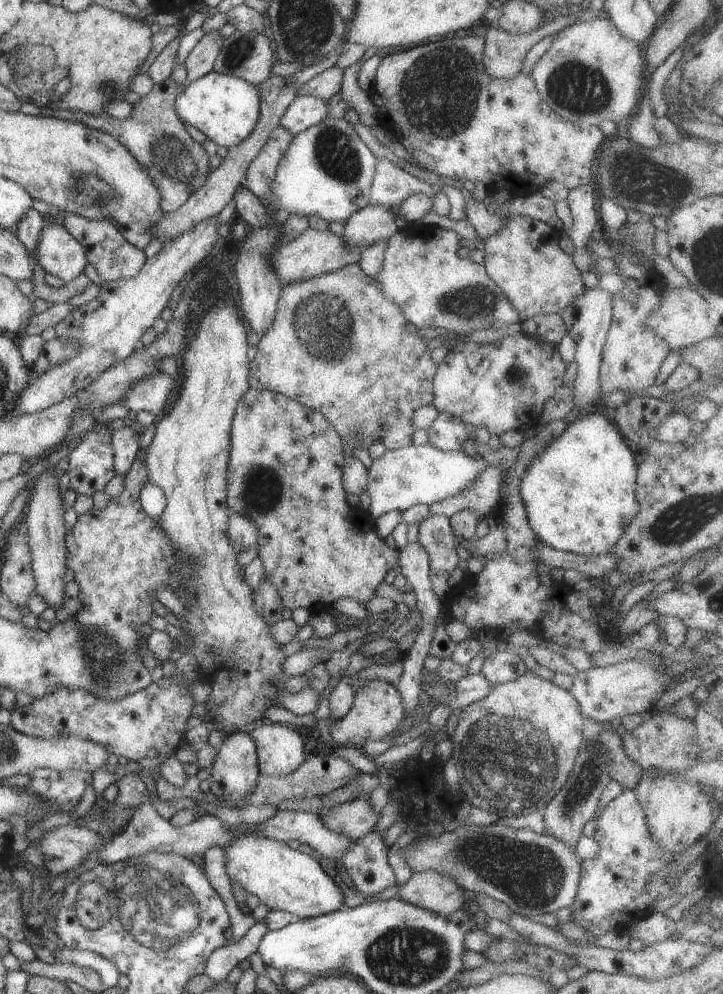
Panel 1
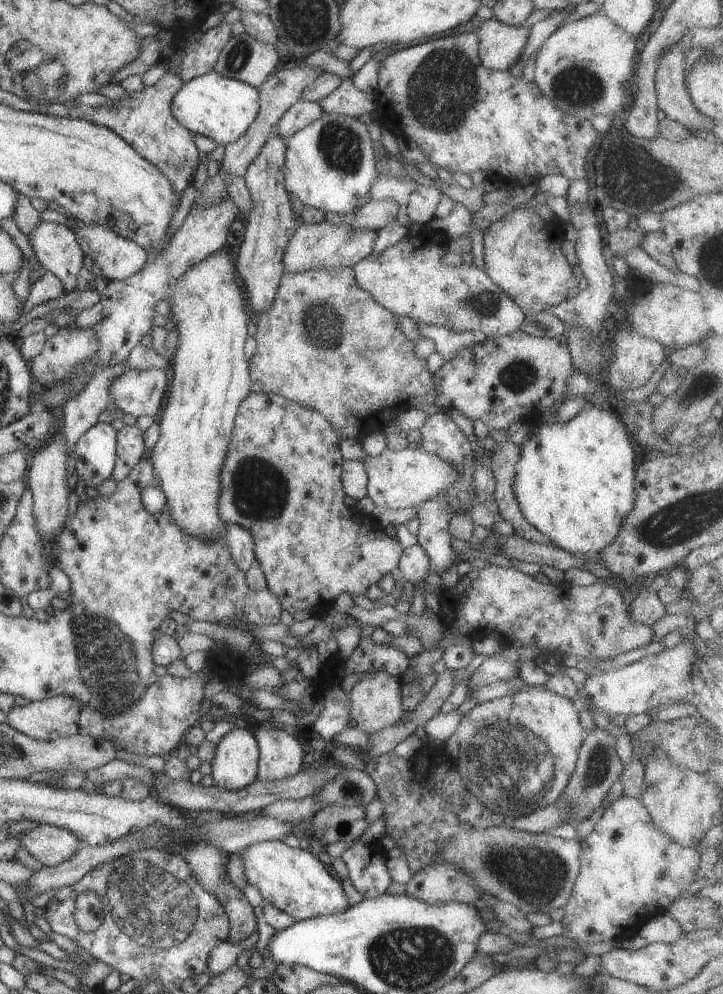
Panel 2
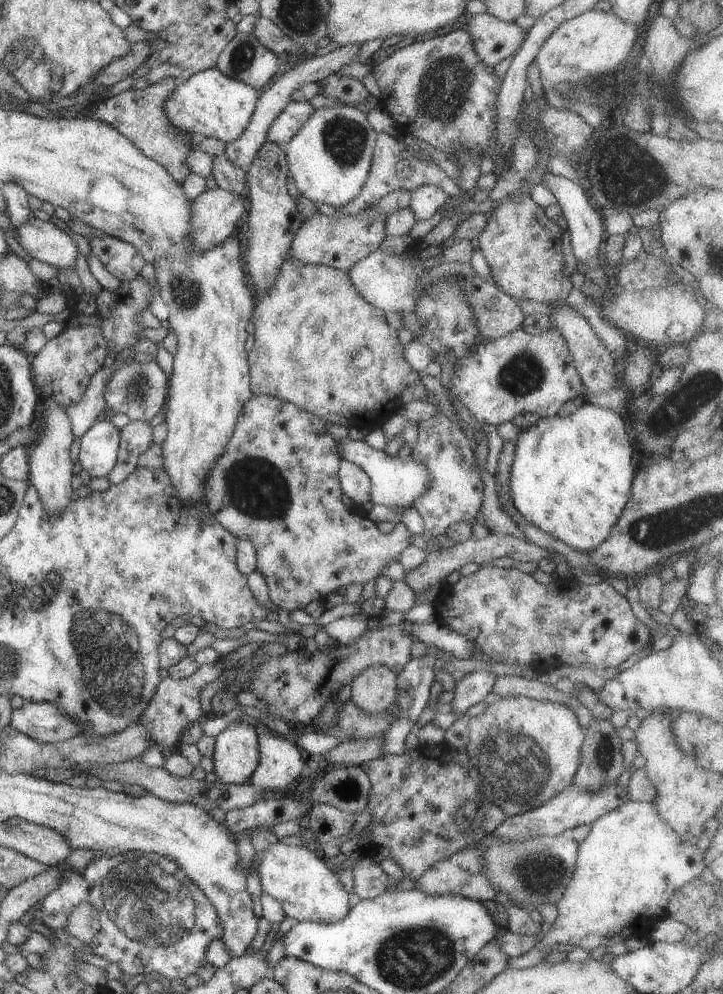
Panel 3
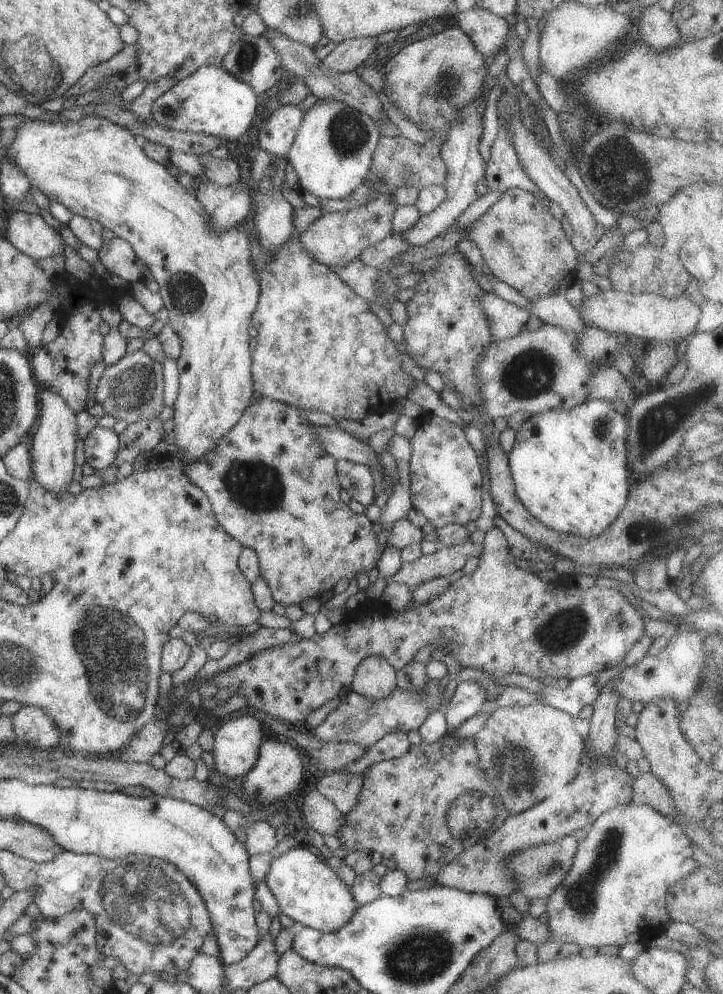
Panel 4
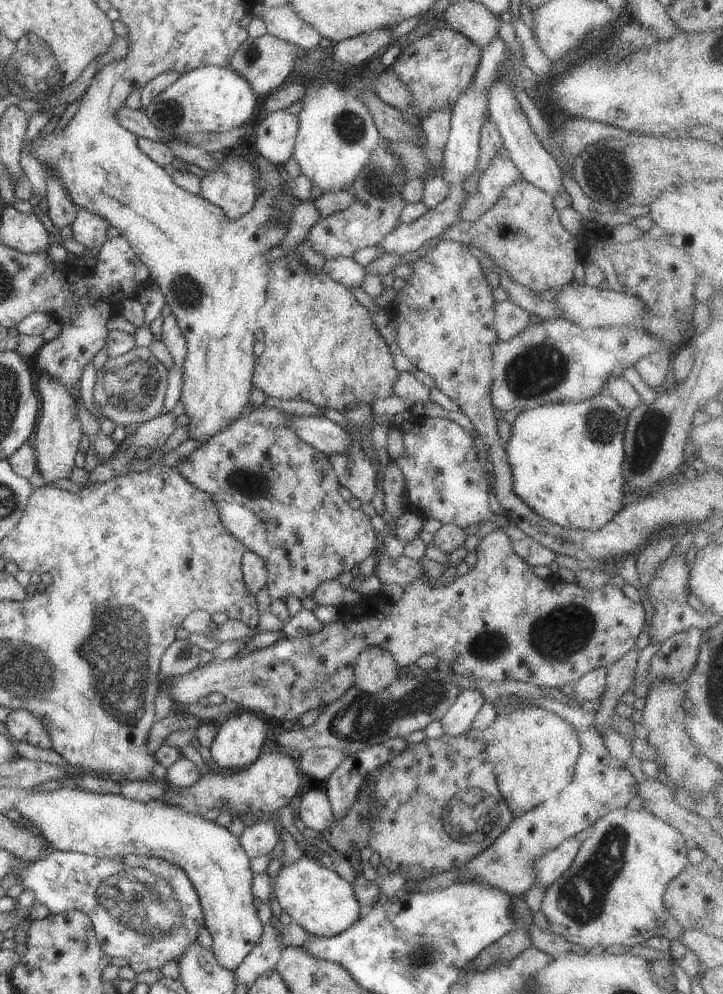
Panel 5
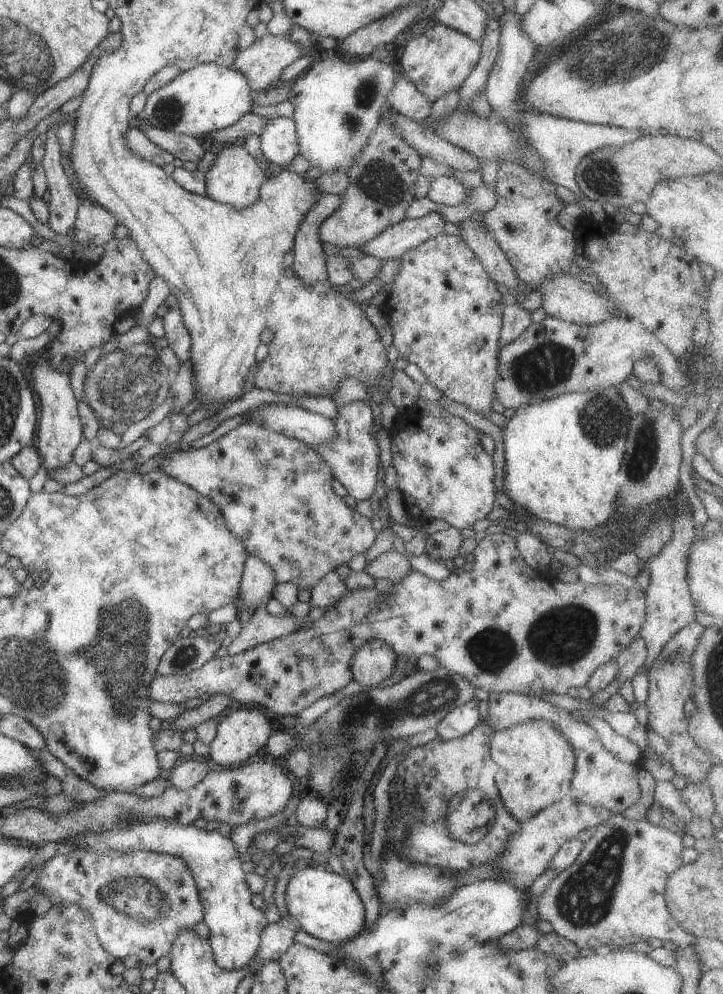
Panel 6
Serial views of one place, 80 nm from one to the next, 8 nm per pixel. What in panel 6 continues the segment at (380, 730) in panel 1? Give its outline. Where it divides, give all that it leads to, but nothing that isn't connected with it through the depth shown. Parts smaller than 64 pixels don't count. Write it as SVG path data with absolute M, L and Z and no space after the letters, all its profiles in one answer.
M382 639L367 640L351 660L352 678L362 686L376 688L395 670L395 650Z

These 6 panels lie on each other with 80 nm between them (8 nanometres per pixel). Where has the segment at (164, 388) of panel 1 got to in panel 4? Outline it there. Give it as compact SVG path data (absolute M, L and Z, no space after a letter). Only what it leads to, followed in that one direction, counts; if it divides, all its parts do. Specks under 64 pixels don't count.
M144 349L130 352L106 366L99 379L95 400L102 405L106 415L98 419L96 425L113 429L118 420L126 420L128 424L142 419L153 421L165 407L163 394L162 363L152 359Z

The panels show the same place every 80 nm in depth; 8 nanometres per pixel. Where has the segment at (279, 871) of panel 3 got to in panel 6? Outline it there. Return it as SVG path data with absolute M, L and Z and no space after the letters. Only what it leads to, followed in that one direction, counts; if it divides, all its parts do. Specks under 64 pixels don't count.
M313 863L294 873L288 882L286 908L298 926L316 938L341 945L357 937L365 926L364 904L348 876L342 876L329 867Z

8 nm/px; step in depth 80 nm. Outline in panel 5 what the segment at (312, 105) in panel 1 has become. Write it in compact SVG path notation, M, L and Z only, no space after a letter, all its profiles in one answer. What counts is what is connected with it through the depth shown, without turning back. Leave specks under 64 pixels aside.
M285 110L271 112L259 120L254 128L256 131L256 150L260 151L263 157L271 160L274 165L281 167L293 157L298 127L299 118L296 115L287 114Z

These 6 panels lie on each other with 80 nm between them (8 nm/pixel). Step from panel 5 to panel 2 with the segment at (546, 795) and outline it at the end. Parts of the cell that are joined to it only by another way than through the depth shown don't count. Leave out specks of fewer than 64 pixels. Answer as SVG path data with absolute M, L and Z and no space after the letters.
M527 684L508 696L477 704L463 714L455 733L460 744L456 759L462 784L484 808L496 812L506 821L528 816L552 804L568 785L578 761L583 741L588 736L572 700L548 690L545 686Z

